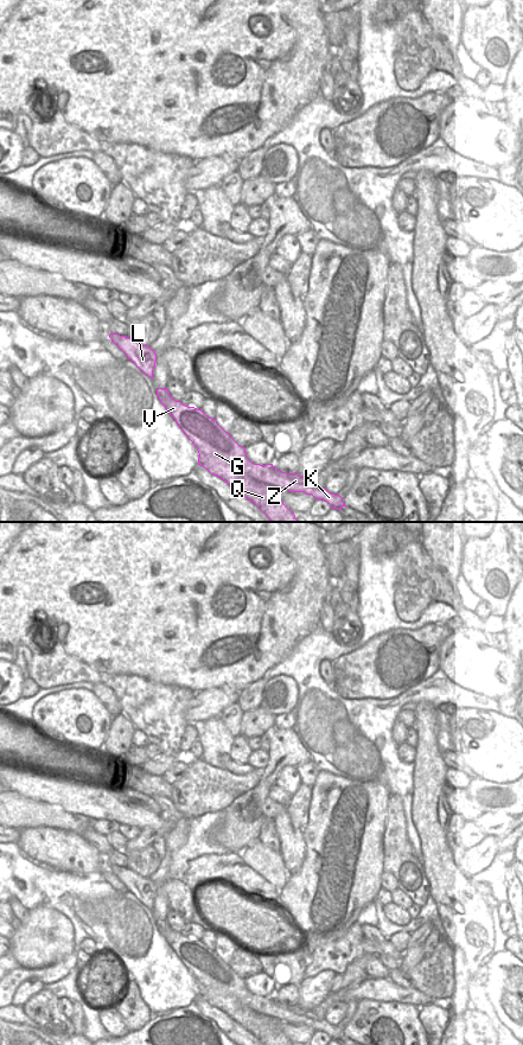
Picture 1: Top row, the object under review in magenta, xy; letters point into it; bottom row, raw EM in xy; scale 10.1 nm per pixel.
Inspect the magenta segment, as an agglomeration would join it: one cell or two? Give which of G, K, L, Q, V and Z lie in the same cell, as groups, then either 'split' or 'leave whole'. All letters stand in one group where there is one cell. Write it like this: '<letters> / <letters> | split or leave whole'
G Q / K L V Z | split

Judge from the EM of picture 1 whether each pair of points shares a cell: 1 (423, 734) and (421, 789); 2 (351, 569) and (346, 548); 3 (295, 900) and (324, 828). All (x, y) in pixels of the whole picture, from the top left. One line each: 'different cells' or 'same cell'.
1: same cell
2: different cells
3: same cell

